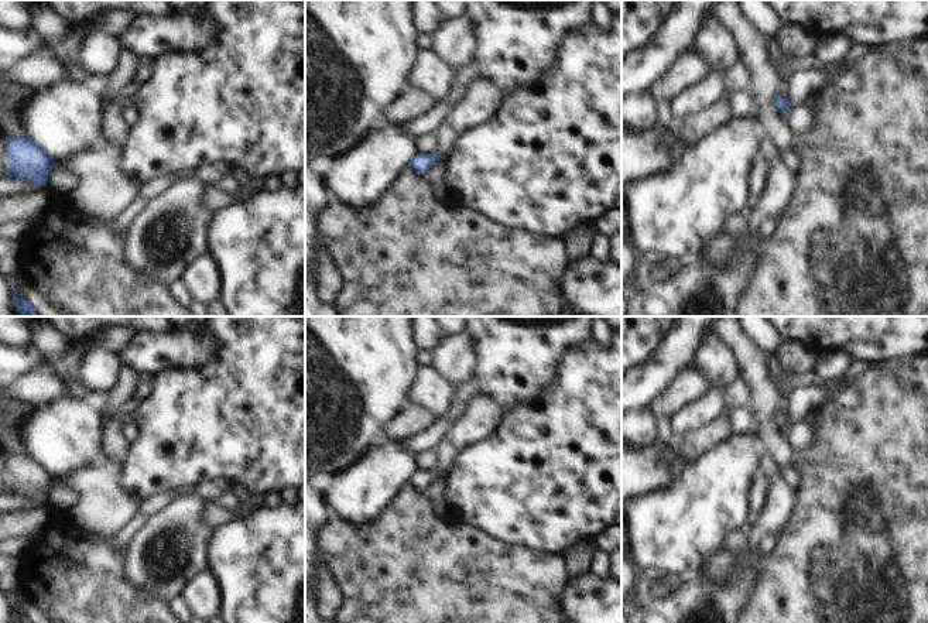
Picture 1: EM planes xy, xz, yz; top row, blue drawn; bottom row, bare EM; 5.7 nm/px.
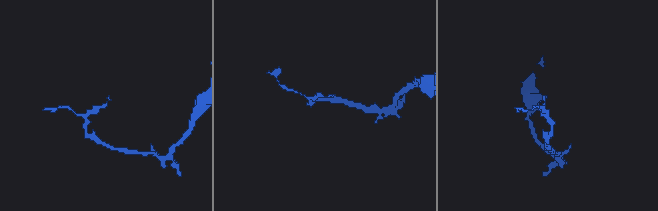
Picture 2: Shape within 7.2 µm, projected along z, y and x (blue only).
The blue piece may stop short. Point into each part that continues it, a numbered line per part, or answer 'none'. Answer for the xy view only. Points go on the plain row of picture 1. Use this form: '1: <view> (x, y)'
none

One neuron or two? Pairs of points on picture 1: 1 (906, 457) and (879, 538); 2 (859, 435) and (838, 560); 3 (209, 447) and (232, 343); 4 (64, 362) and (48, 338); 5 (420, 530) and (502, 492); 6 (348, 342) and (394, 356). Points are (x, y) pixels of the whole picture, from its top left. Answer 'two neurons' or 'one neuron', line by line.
1: one neuron
2: one neuron
3: one neuron
4: one neuron
5: two neurons
6: one neuron

